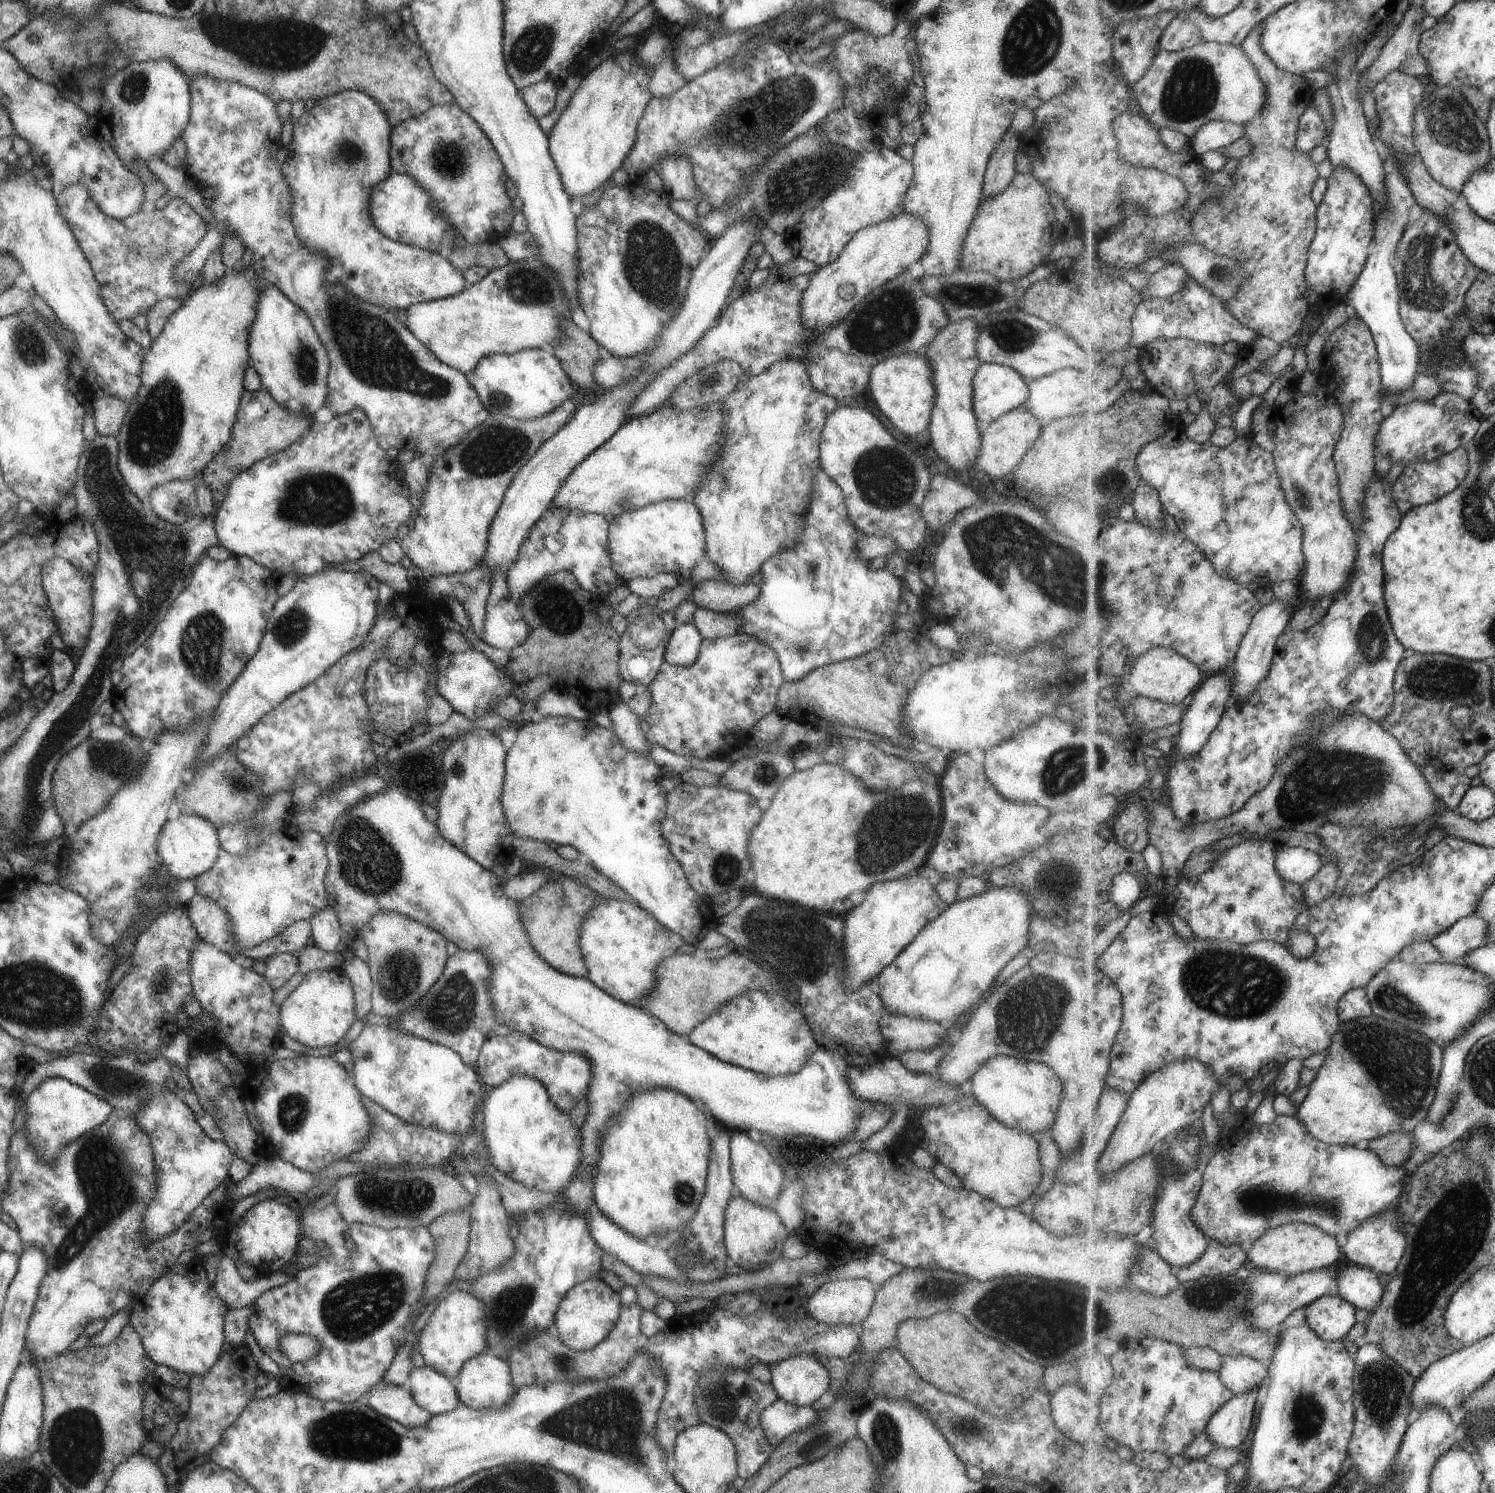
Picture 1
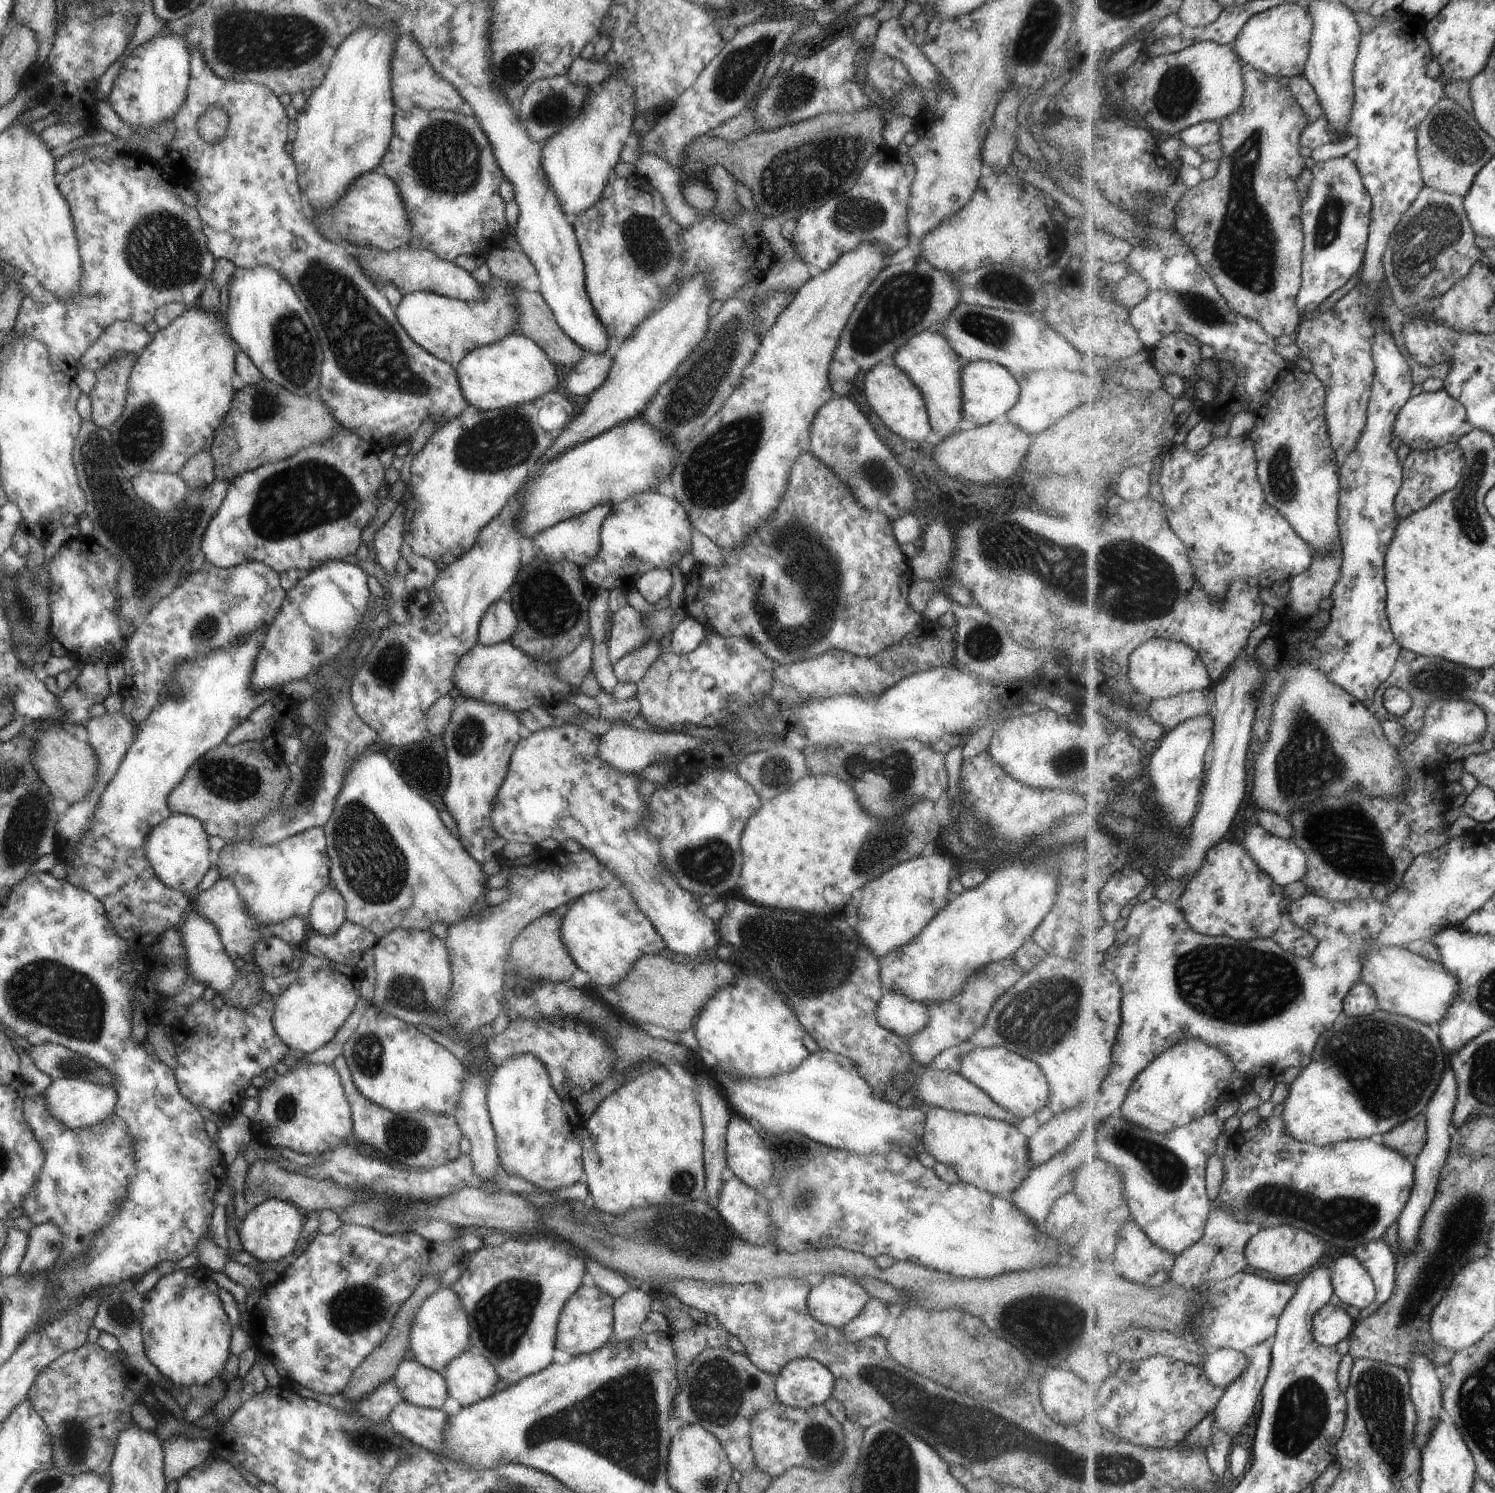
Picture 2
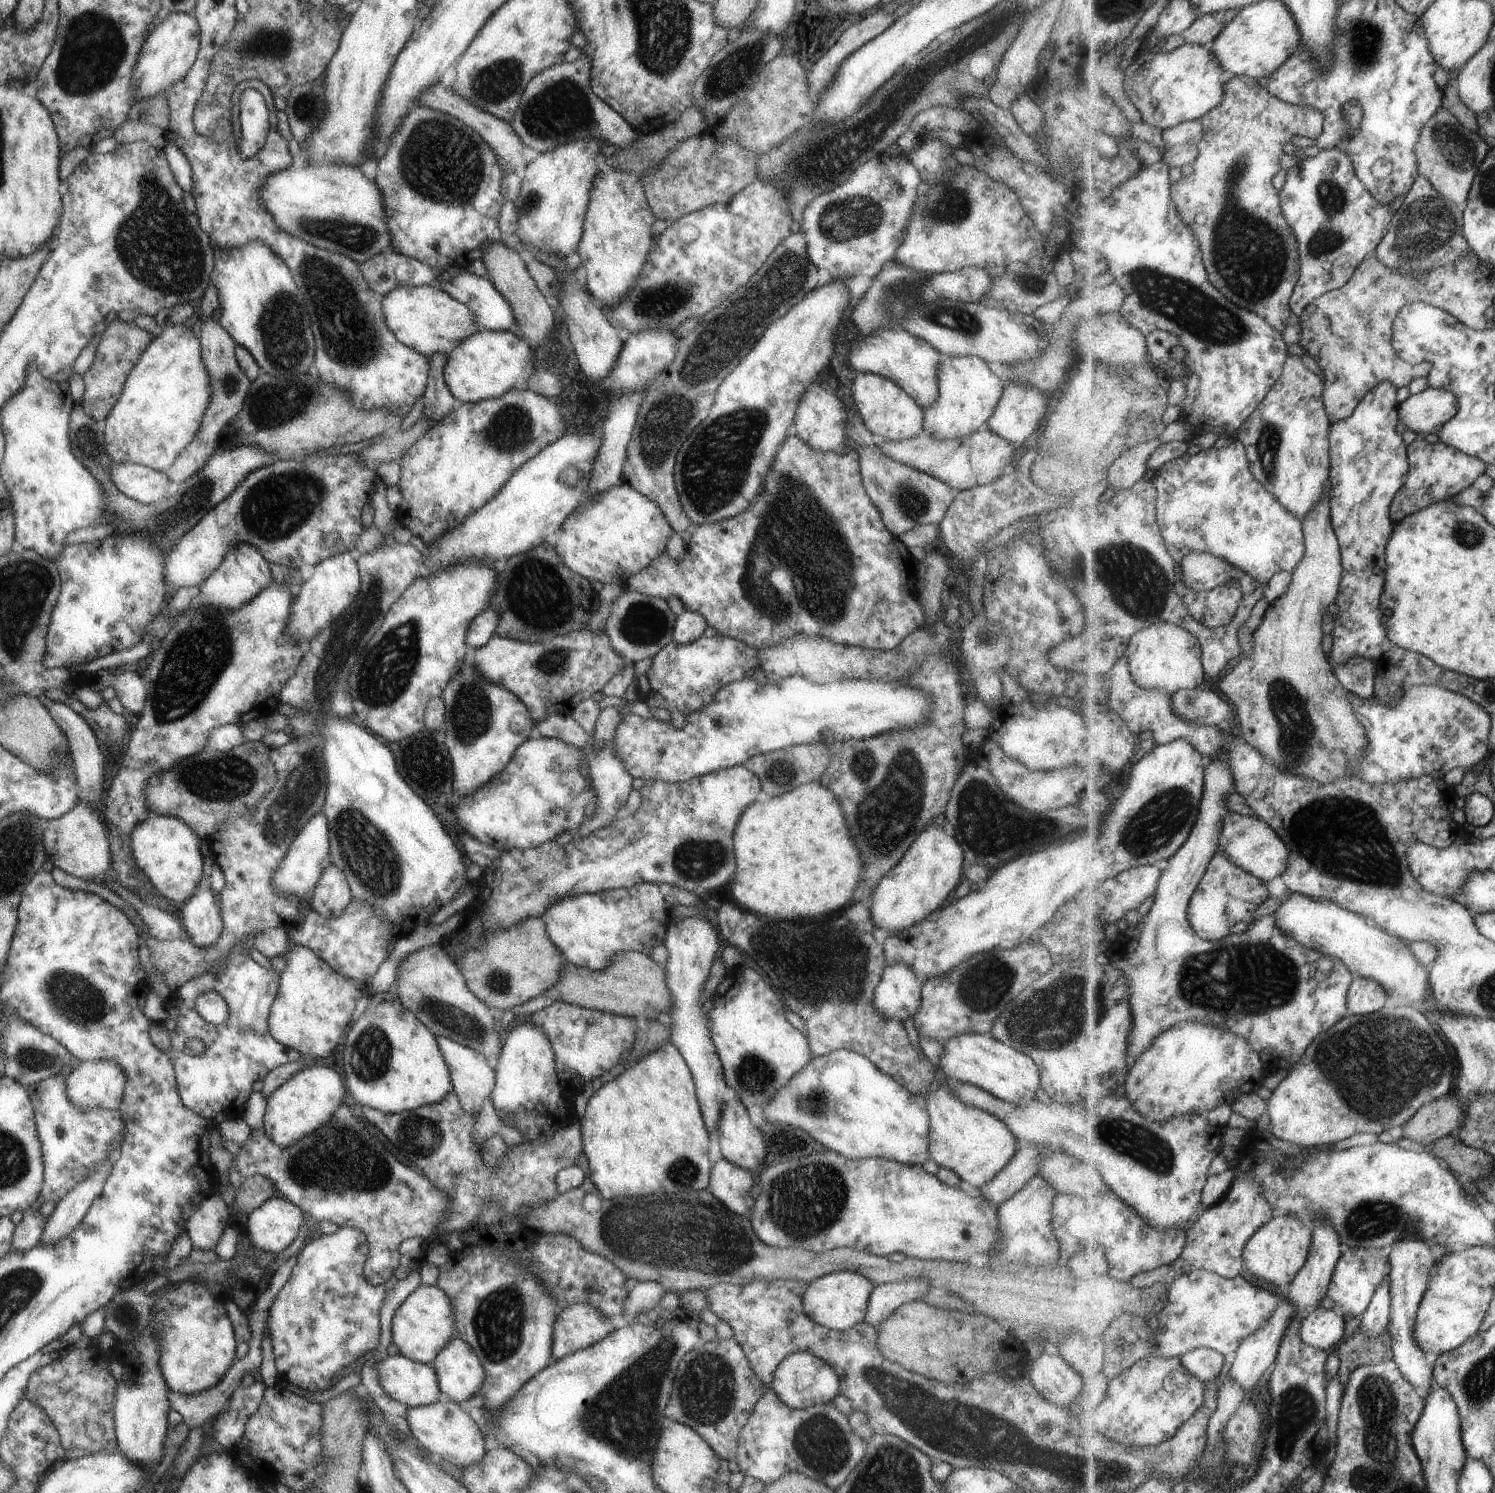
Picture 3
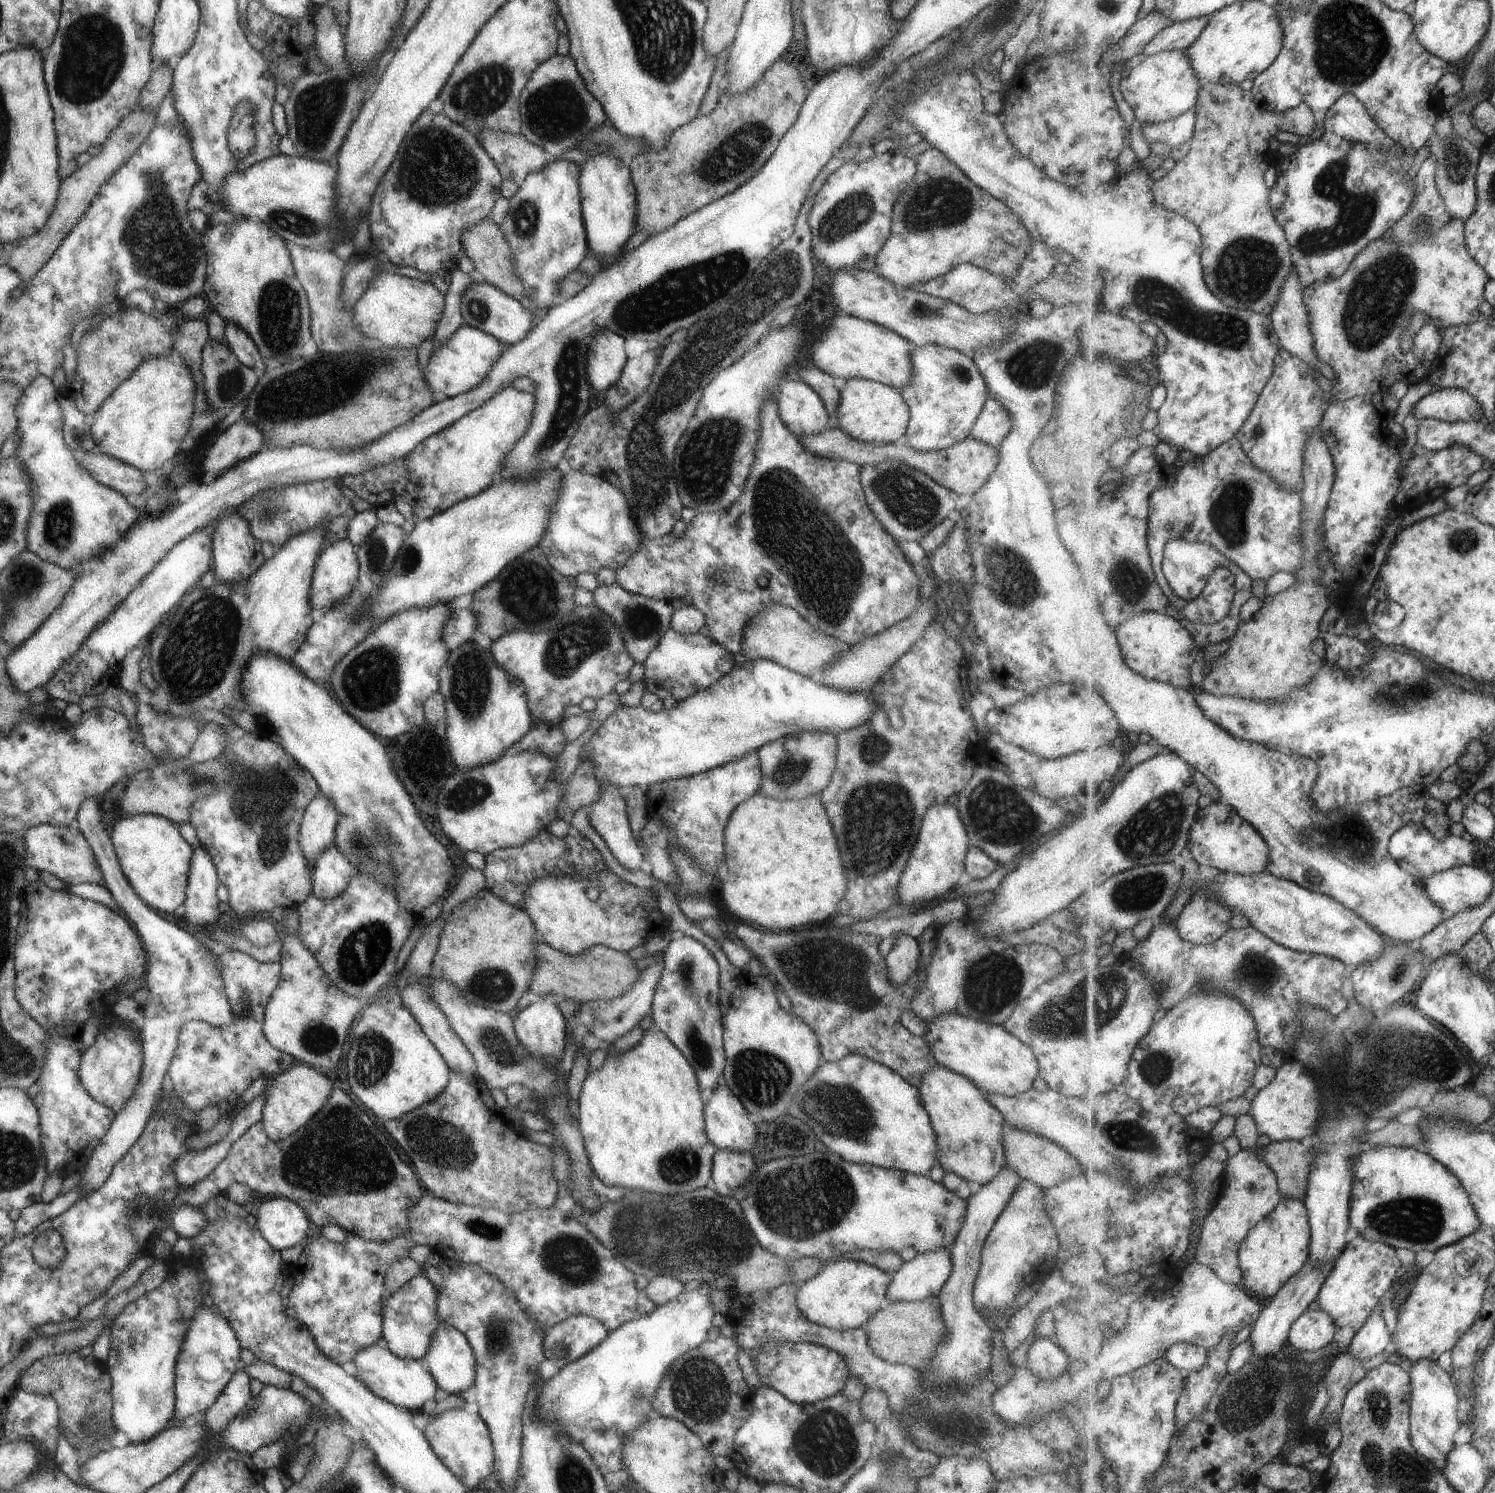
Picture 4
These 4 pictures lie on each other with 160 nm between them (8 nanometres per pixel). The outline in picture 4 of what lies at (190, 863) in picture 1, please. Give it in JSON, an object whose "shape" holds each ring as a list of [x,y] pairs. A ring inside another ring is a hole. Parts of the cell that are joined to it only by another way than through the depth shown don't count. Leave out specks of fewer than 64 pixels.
{"shape":[[[149,813],[127,816],[113,824],[110,843],[123,876],[149,908],[163,914],[183,902],[194,848],[179,834],[176,823]]]}

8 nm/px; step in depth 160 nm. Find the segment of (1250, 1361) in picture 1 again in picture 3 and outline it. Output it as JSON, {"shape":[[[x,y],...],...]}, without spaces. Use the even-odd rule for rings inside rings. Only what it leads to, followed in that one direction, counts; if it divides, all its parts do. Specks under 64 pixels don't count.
{"shape":[[[1207,1347],[1193,1349],[1181,1355],[1179,1358],[1204,1383],[1215,1381],[1217,1376],[1223,1372],[1223,1366],[1225,1366],[1225,1355],[1218,1350]]]}

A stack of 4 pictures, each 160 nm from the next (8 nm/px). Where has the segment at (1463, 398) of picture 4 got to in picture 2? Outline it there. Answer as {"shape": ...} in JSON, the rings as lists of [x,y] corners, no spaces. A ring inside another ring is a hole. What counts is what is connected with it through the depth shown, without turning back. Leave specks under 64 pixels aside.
{"shape":[[[1445,389],[1436,393],[1423,390],[1398,412],[1394,422],[1394,434],[1399,436],[1411,451],[1428,451],[1441,448],[1449,443],[1457,443],[1463,435],[1474,429],[1468,419],[1466,406]]]}

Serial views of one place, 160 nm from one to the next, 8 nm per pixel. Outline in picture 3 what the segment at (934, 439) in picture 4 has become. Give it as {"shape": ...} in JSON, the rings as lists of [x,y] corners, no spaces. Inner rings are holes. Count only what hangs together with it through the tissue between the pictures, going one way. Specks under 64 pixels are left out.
{"shape":[[[941,355],[938,366],[938,395],[923,411],[923,432],[934,439],[956,439],[976,431],[993,414],[1001,398],[1005,383],[977,357]]]}

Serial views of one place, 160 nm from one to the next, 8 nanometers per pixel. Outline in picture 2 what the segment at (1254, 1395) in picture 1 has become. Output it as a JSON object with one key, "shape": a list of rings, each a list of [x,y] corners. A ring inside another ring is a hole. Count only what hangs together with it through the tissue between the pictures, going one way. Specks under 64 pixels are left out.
{"shape":[[[1260,1343],[1254,1350],[1253,1356],[1248,1357],[1248,1367],[1231,1386],[1226,1388],[1226,1395],[1218,1402],[1213,1414],[1214,1426],[1230,1433],[1233,1438],[1241,1434],[1241,1430],[1251,1422],[1251,1416],[1257,1410],[1257,1402],[1262,1398],[1262,1390],[1270,1374],[1272,1349],[1269,1350],[1265,1344]]]}

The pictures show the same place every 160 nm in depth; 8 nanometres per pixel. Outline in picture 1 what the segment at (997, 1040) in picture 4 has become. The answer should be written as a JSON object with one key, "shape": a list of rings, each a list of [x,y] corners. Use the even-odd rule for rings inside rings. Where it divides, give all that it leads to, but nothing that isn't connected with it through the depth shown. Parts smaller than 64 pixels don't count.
{"shape":[[[999,1054],[992,1056],[979,1066],[967,1081],[966,1088],[968,1089],[968,1093],[995,1120],[998,1120],[1009,1128],[1026,1132],[1032,1136],[1036,1136],[1041,1131],[1049,1132],[1062,1094],[1062,1082],[1046,1064],[1019,1059],[1017,1056],[1010,1057]]]}

